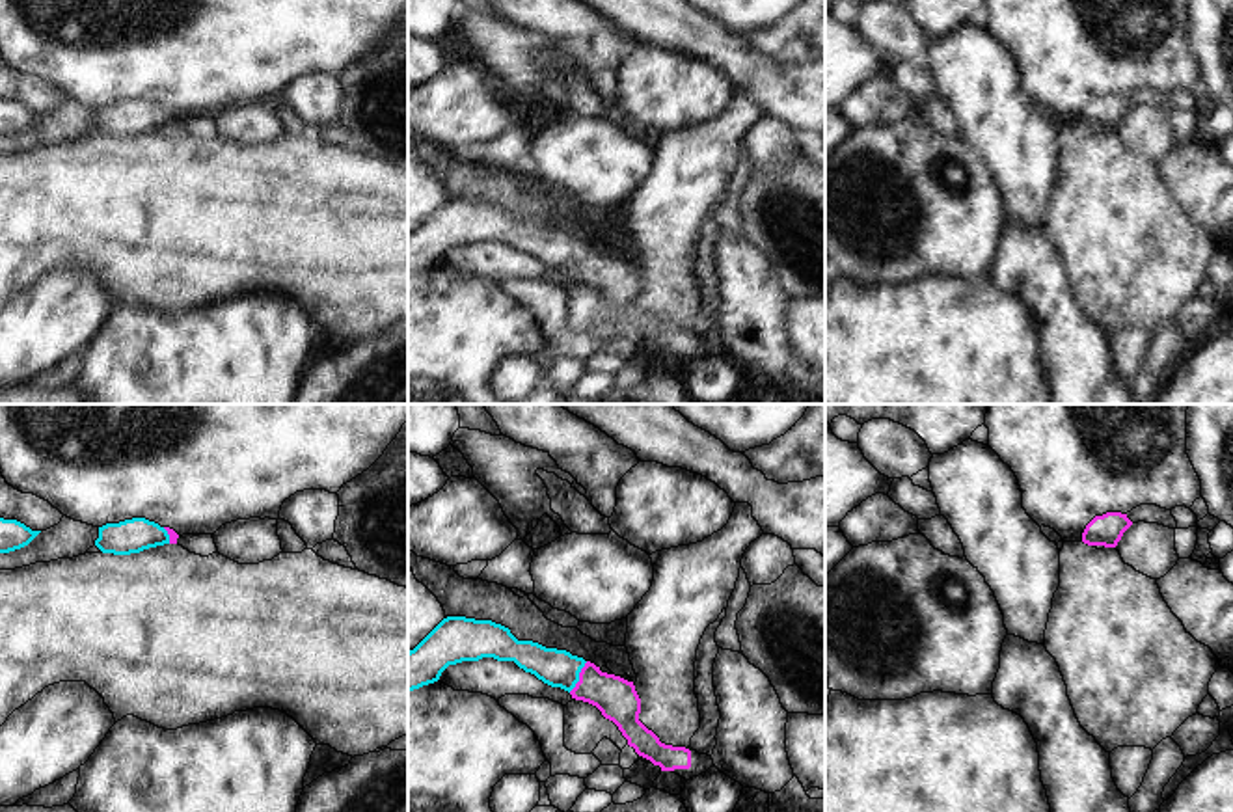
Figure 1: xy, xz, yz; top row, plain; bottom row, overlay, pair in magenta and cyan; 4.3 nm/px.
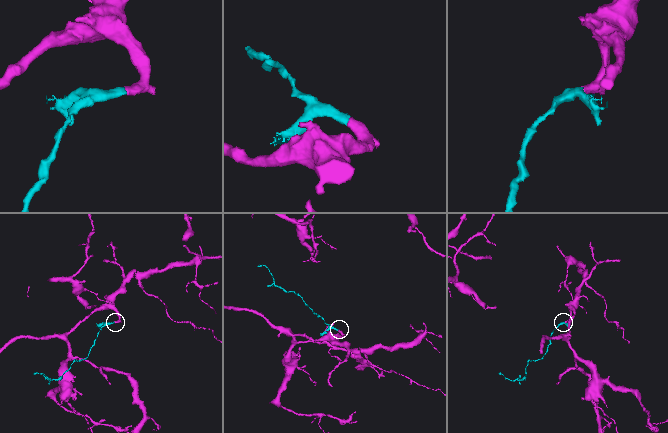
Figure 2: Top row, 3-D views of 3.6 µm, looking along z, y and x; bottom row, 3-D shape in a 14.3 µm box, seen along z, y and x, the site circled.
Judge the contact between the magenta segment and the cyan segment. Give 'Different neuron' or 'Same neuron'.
Same neuron

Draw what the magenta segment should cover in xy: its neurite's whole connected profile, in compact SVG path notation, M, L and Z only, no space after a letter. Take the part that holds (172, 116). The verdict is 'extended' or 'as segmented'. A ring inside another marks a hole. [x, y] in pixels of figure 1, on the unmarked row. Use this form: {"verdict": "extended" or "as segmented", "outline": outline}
{"verdict": "extended", "outline": "M132 101L99 110L95 129L102 136L130 138L149 130L177 127L179 117L145 101Z"}

